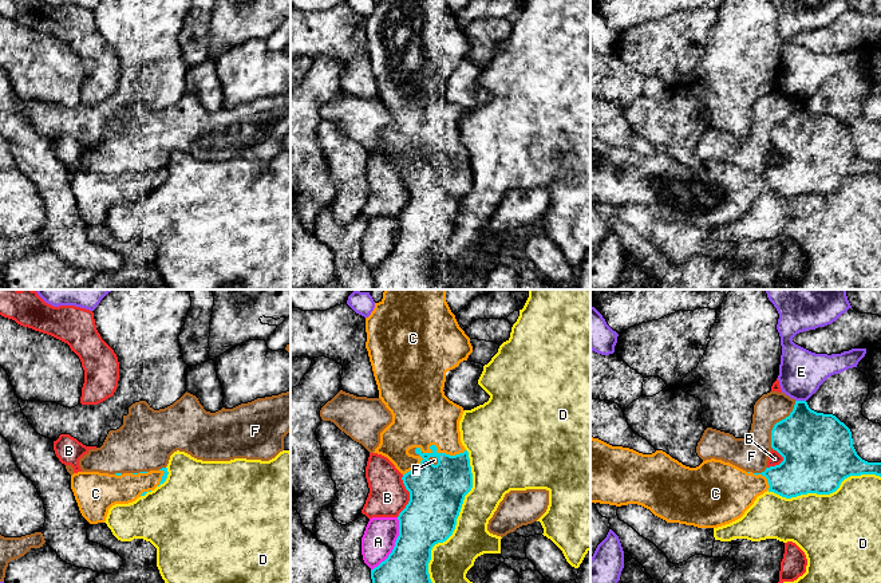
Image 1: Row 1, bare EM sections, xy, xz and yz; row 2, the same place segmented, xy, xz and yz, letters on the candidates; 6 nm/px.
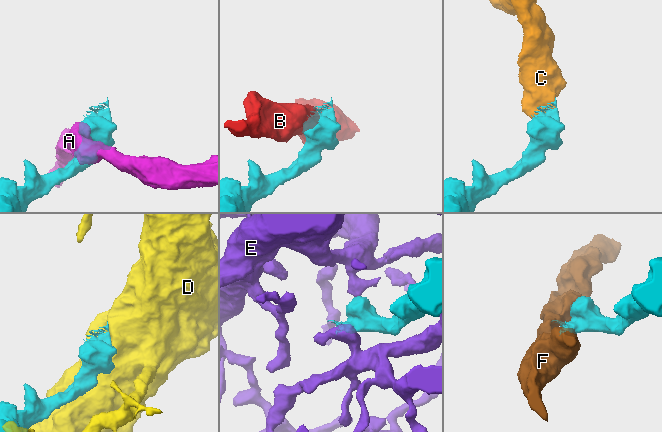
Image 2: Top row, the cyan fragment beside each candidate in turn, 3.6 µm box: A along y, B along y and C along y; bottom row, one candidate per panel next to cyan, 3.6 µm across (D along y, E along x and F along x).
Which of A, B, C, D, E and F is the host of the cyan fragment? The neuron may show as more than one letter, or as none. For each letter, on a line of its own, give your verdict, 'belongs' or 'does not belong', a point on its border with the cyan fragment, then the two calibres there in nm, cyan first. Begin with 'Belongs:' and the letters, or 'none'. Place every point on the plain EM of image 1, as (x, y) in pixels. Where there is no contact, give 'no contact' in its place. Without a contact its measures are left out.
Belongs: C
A: does not belong; meets cyan in xz at (395, 245); 360 nm thick on the cyan side, 200 nm on the other
B: does not belong; meets cyan in xz at (410, 196); 340 nm thick on the cyan side, 240 nm on the other
C: belongs; meets cyan in xz at (437, 149); 320 nm thick on the cyan side, 360 nm on the other
D: does not belong; meets cyan in xz at (455, 221); 340 nm thick on the cyan side, 240 nm on the other
E: does not belong; meets cyan in yz at (801, 101); 360 nm thick on the cyan side, 280 nm on the other
F: does not belong; meets cyan in yz at (777, 122); 380 nm thick on the cyan side, 200 nm on the other

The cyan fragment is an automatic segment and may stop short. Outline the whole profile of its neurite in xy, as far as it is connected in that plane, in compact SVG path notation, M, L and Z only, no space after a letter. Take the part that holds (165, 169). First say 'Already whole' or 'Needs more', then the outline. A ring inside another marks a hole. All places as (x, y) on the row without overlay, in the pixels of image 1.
Needs more. M167 168L123 174L78 172L71 176L71 189L82 216L98 224L106 221L112 205L135 201L163 184L167 174Z

